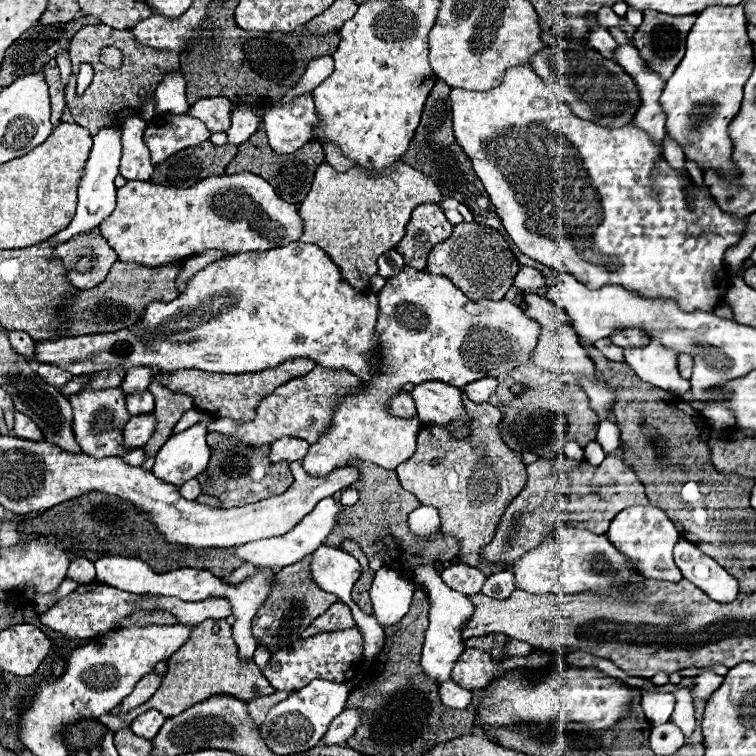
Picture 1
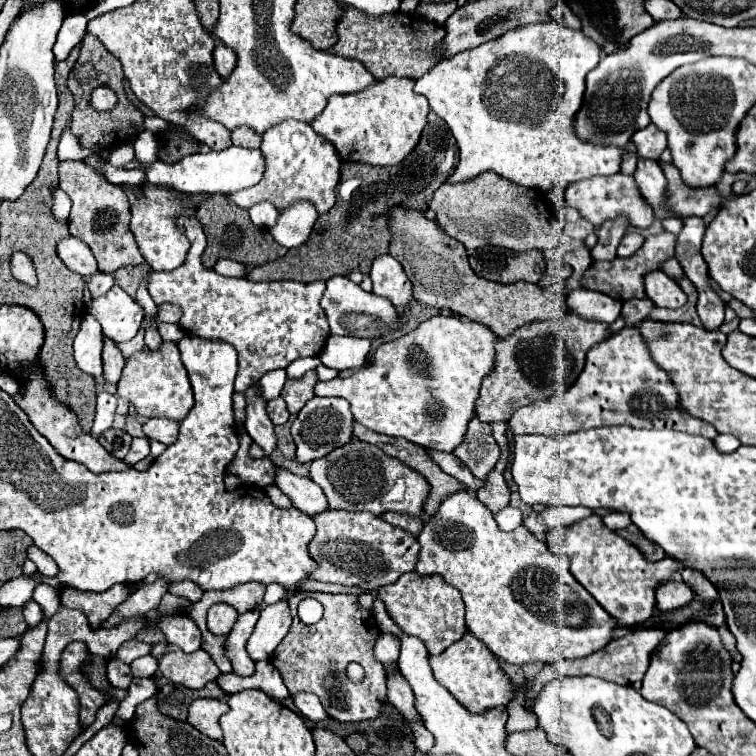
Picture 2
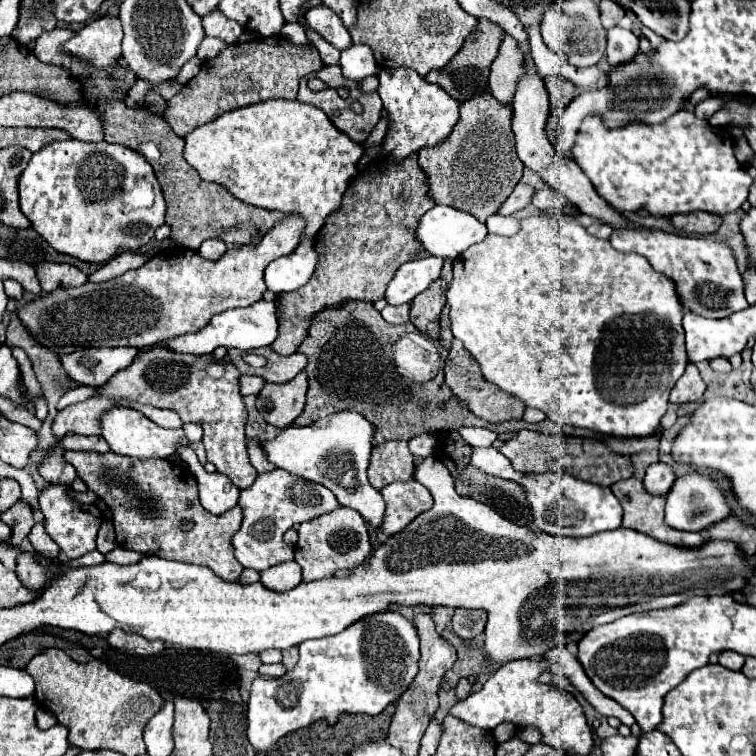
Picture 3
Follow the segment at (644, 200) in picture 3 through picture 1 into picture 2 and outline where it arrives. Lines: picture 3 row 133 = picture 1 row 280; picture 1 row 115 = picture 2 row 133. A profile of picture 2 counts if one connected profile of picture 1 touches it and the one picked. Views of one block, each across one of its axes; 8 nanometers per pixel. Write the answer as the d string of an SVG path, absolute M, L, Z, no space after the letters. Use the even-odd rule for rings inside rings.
M552 20L510 30L488 44L464 50L430 68L420 80L416 80L414 90L428 98L430 108L448 124L456 138L460 160L446 184L468 182L482 172L494 170L520 186L546 192L554 186L566 188L576 180L596 174L616 174L620 170L622 150L592 146L590 142L578 140L572 130L574 116L582 106L586 88L584 78L598 62L600 46L596 42L586 38L580 30L564 28Z

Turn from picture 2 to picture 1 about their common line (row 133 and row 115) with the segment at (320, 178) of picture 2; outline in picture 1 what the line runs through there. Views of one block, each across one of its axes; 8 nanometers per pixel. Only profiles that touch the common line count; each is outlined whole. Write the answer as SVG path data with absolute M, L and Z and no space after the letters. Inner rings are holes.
M310 94L296 98L288 106L274 106L264 114L264 130L278 154L290 154L304 146L304 142L314 140L312 130L316 122L316 108Z

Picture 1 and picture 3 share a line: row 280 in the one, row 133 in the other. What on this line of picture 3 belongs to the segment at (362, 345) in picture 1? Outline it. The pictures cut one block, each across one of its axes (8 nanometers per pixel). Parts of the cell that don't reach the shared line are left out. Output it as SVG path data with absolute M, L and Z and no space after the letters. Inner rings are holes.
M266 100L260 104L250 104L246 108L224 112L212 122L192 130L186 136L184 146L184 160L200 174L202 180L224 186L234 198L248 202L250 206L302 216L306 222L302 240L314 238L324 226L326 218L340 208L342 194L358 176L356 164L362 154L364 146L354 144L348 134L340 132L328 120L322 110L298 100Z

